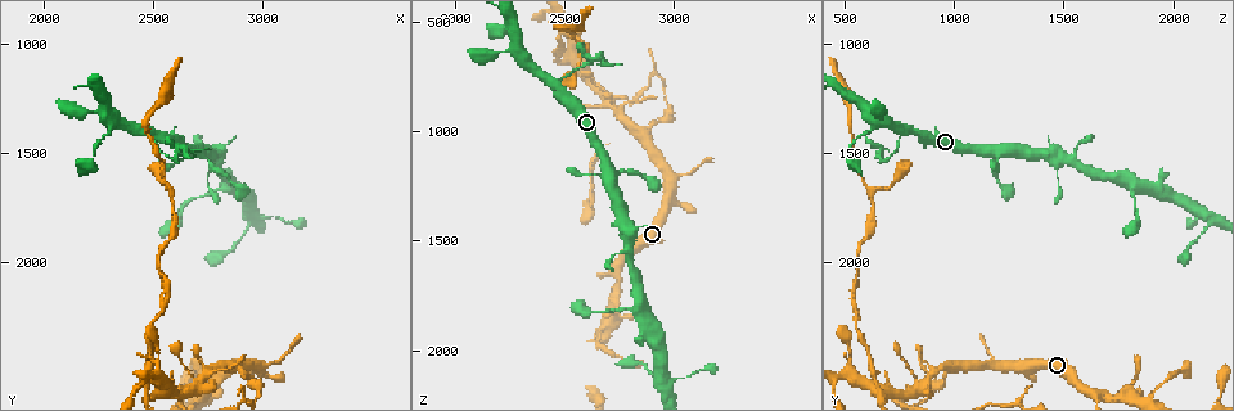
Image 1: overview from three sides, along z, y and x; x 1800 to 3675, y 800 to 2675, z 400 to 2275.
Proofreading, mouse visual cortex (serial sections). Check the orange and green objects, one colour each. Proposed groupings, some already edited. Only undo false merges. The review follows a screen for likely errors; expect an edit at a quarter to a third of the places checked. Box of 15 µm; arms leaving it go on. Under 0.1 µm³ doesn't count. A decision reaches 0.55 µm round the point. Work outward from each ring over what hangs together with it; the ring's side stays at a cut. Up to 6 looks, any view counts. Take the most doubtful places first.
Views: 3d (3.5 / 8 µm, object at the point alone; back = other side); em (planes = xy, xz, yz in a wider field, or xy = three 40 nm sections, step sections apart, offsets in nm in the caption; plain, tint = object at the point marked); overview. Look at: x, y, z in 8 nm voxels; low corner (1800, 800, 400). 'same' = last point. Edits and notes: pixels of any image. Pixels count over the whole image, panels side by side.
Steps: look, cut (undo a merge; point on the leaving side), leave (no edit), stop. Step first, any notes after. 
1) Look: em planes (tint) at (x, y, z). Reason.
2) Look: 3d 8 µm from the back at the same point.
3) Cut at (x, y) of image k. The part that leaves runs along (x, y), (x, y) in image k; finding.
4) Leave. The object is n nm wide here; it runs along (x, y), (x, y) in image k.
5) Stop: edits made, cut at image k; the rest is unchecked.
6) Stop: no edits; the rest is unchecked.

Look: 3d 3.5 µm at (2460, 1380, 800).

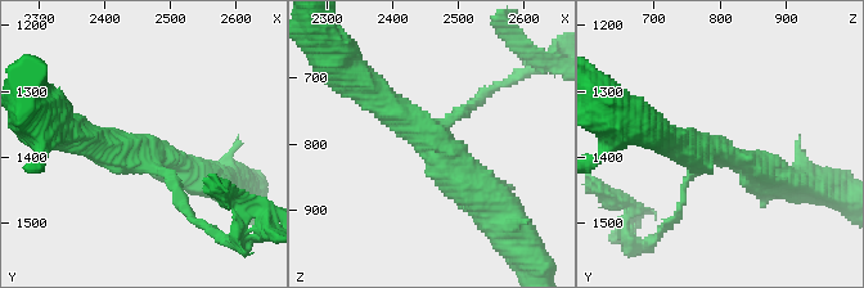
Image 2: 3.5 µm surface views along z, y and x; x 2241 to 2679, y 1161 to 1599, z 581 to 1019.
Look: em xy step 2 (tint) at (2470, 1390, 790). 3 arms meet here; the arms are 100, 400, 400 nm wide.

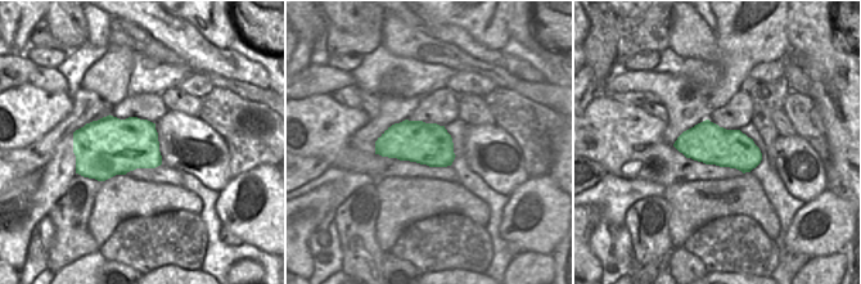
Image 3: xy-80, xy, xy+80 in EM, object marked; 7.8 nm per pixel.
Cut at (187, 210) of image 2. The object is 320 nm wide here; the part that leaves runs along (165, 175), (193, 221), (237, 242) in image 2; a second cell is stuck on.

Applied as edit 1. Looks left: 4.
Look: 3d 3.5 µm at (2940, 2520, 970). Thin neck.

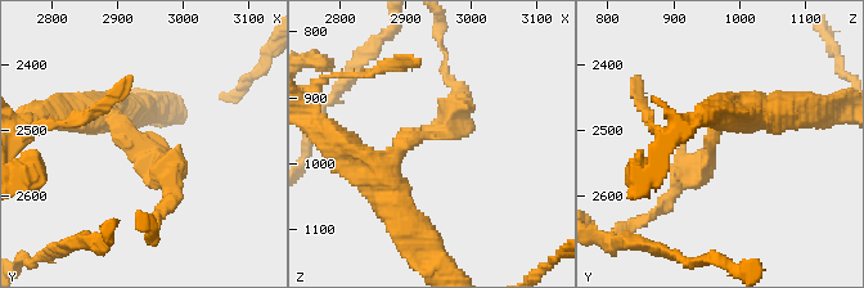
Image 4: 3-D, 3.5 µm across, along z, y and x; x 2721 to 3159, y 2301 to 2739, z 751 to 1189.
Look: em xy step 3 (tint) at (2940, 2520, 955). The arms are 200, 250 nm wide.

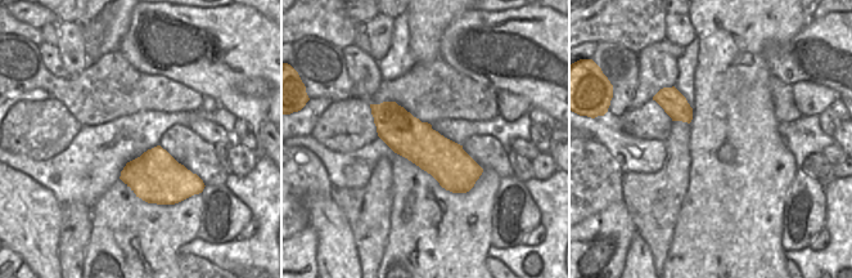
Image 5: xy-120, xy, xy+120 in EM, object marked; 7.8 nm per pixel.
Cut at (651, 216) of image 4. The part that leaves runs along (679, 183), (658, 210), (610, 238) in image 4; two cells meet here.

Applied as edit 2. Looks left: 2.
Look: 3d 3.5 µm at (2650, 2560, 1930). A narrow waist.

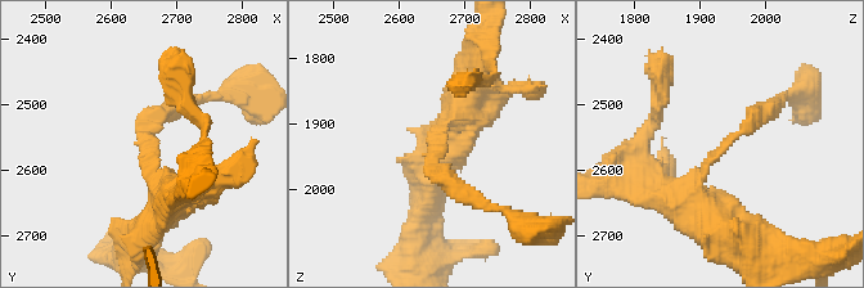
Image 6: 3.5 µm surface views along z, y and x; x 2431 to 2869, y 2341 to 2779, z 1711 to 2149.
Look: em xy step 1 (tint) at (2660, 2560, 1935).

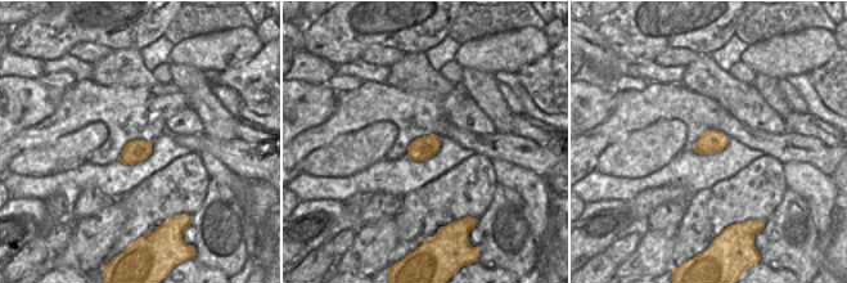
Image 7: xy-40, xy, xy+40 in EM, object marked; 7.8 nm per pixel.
Leave. The arms are 200, 350 nm wide; it runs along (682, 196), (698, 196), (724, 144), (777, 104) in image 6; one cell here.

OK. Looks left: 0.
Stop: edits made, cut at image 2, cut at image 4; the rest is unchecked.

